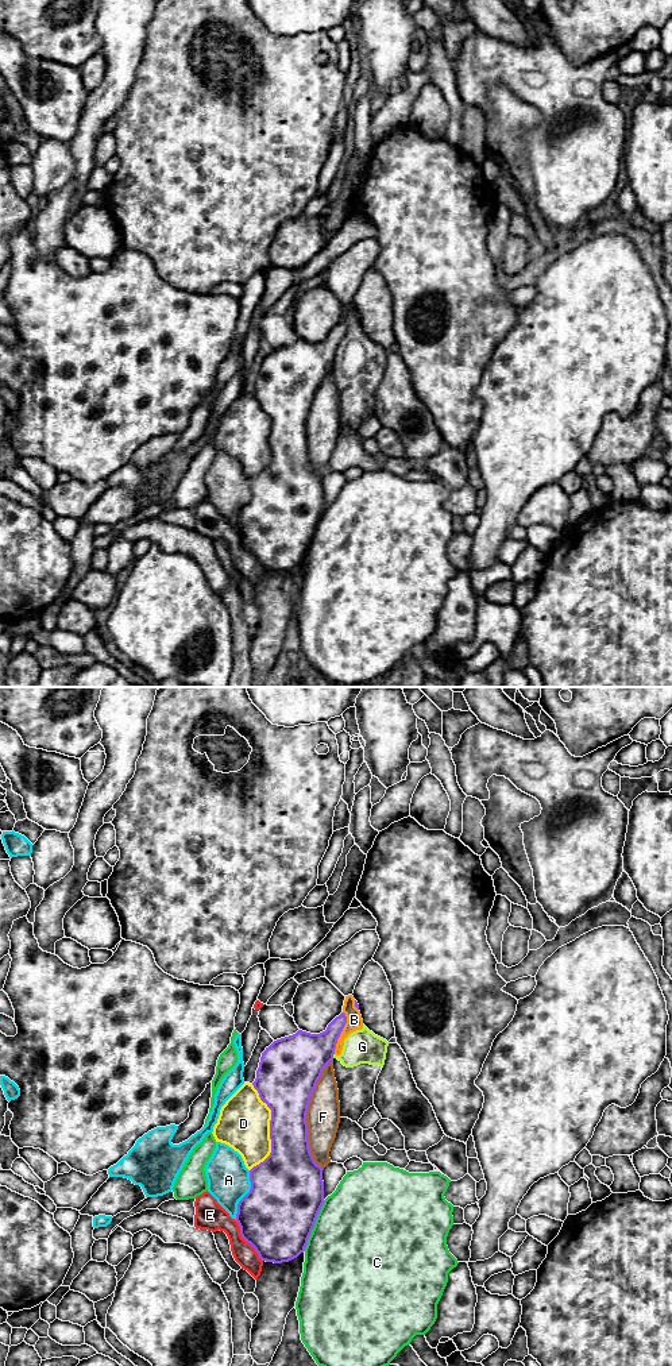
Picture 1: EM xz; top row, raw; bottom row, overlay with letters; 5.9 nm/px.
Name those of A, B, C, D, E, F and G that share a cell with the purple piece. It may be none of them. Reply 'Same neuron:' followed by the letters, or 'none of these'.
Same neuron: none of these

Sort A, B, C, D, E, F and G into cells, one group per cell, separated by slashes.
A / B G / C / D / E / F

